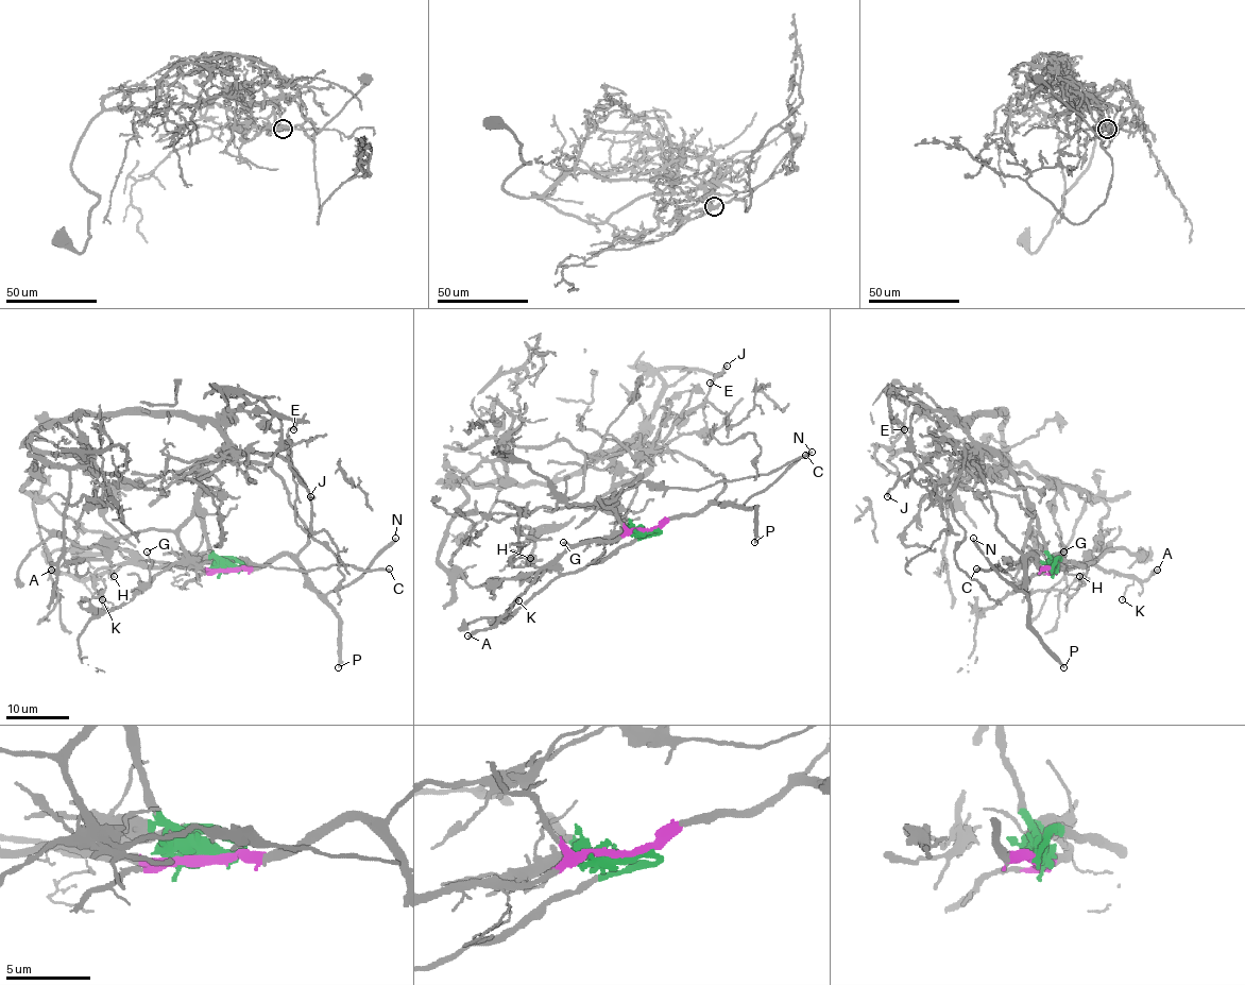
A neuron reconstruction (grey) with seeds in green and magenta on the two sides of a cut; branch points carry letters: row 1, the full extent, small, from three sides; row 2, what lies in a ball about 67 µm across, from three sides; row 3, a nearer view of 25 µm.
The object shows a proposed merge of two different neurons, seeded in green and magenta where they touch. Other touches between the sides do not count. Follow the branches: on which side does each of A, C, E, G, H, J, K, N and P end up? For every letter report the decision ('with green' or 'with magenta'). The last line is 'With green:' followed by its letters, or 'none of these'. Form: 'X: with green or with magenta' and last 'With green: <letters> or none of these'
A: with magenta
C: with green
E: with green
G: with magenta
H: with magenta
J: with green
K: with magenta
N: with magenta
P: with magenta
With green: C, E, J

